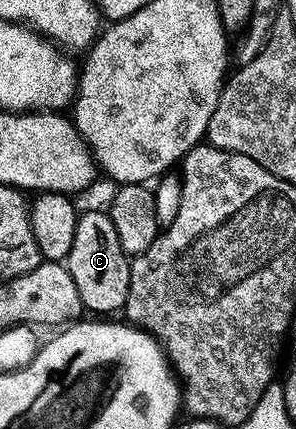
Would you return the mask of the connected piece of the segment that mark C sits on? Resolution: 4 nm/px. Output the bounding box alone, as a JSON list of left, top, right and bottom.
[66,209,130,316]

